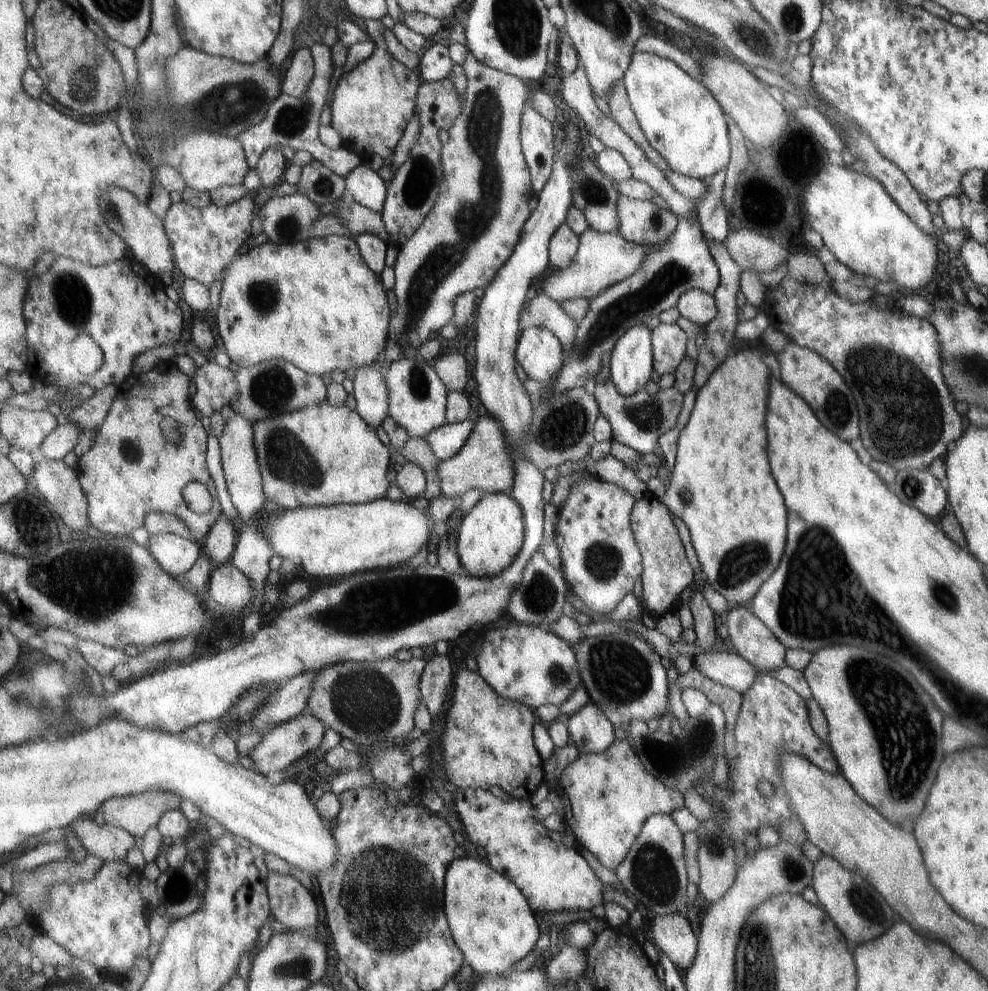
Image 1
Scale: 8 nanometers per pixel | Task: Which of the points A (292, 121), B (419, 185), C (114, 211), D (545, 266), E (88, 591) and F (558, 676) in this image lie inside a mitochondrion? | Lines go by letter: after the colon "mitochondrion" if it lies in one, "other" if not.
A: mitochondrion
B: mitochondrion
C: mitochondrion
D: other
E: mitochondrion
F: mitochondrion

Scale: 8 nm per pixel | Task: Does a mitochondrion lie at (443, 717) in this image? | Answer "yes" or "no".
no

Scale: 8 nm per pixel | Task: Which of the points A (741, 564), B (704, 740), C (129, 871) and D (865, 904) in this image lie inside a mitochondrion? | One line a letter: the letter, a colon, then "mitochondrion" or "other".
A: mitochondrion
B: mitochondrion
C: other
D: mitochondrion

